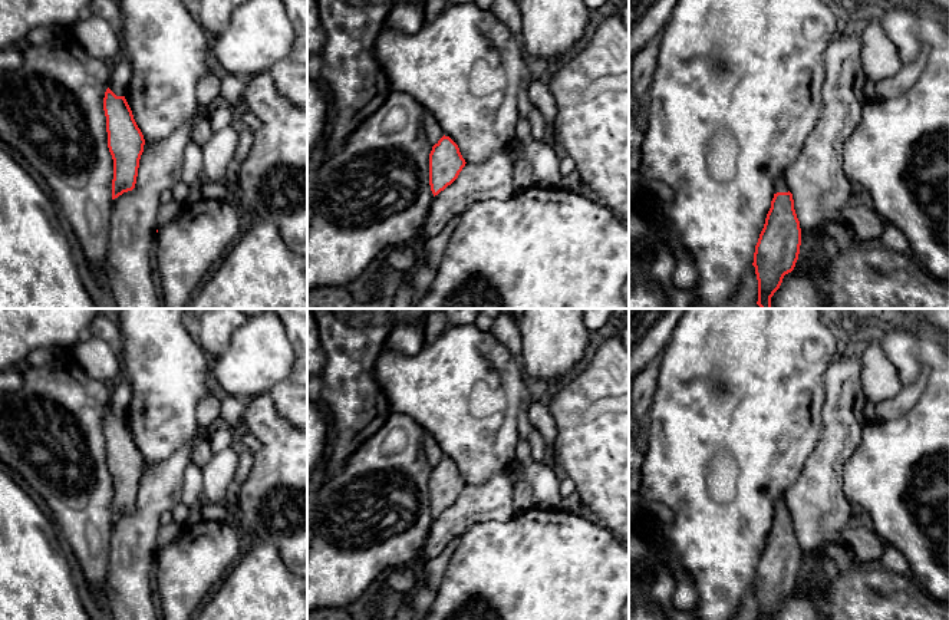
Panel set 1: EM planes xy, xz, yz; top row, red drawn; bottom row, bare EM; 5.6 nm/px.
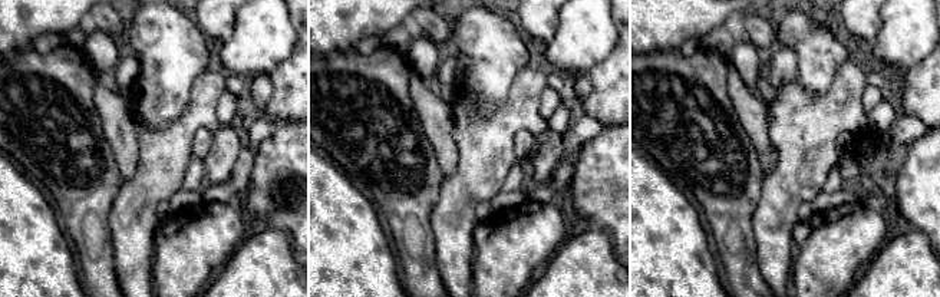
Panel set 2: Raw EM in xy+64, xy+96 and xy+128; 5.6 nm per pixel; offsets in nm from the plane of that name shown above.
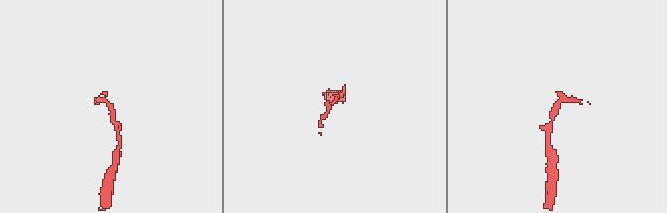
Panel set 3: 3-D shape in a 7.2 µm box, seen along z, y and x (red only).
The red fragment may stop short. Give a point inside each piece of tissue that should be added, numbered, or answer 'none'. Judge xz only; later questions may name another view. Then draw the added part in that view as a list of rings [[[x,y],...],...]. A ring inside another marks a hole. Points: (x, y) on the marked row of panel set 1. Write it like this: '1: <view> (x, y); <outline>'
none

